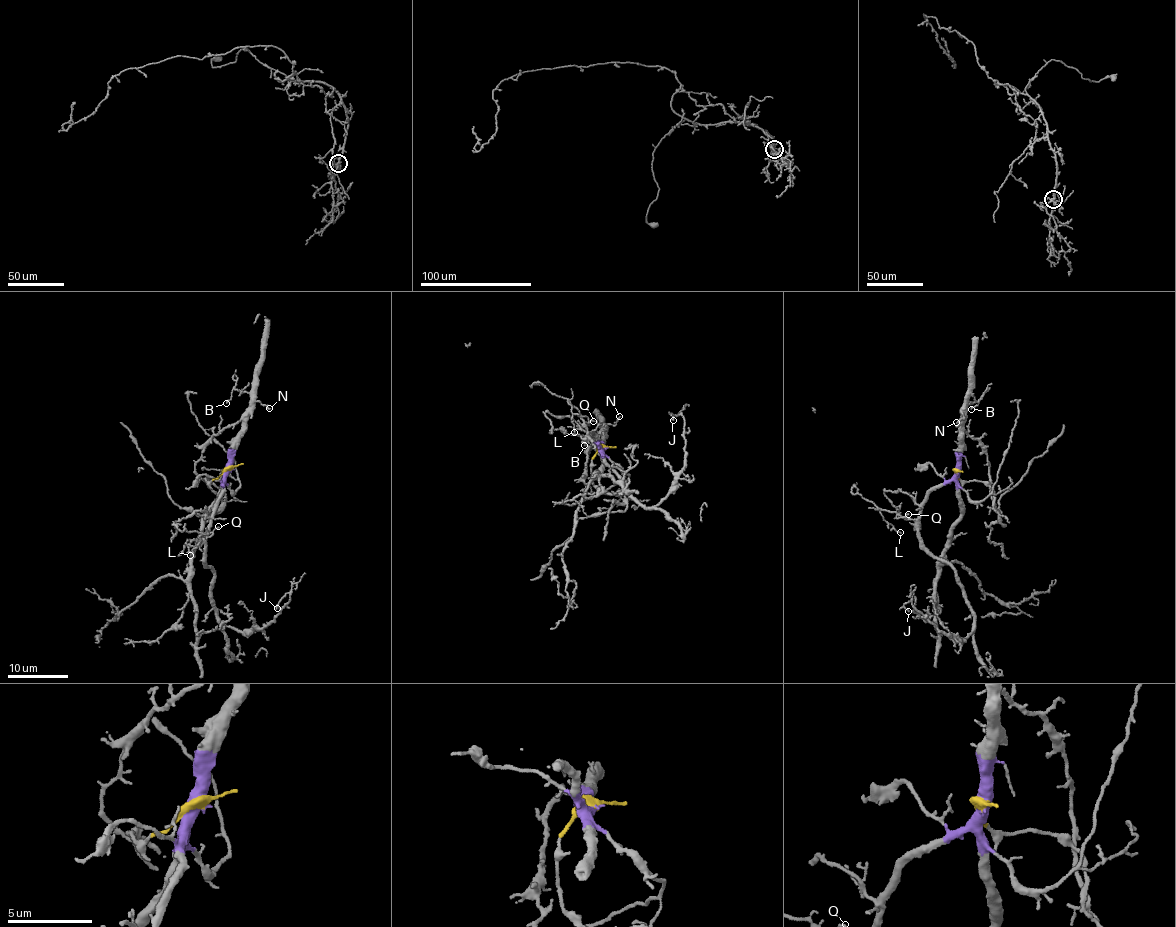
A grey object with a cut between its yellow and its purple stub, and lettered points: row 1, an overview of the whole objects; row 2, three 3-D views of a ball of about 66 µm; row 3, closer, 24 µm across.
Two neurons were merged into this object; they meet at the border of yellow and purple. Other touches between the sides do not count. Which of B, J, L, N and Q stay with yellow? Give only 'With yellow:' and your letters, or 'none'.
With yellow: none

